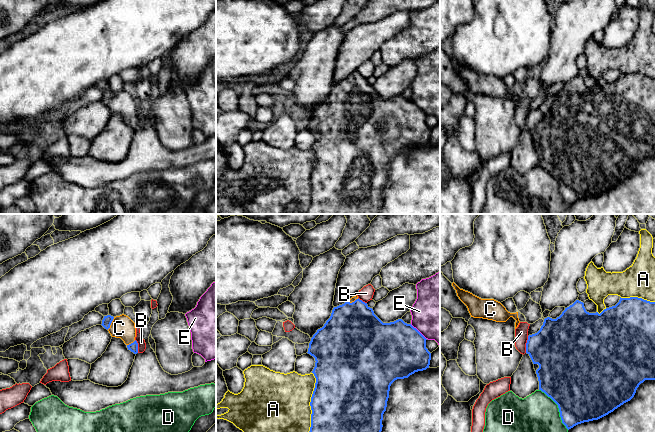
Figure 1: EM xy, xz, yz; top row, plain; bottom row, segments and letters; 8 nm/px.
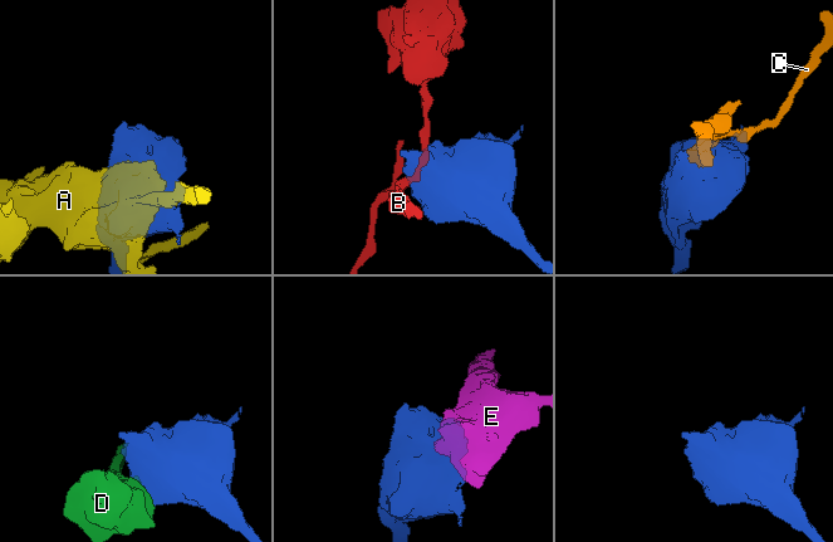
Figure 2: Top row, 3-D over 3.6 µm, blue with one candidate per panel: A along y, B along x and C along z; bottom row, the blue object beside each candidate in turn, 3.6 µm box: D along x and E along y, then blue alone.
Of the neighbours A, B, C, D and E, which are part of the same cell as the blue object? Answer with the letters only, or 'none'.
C

